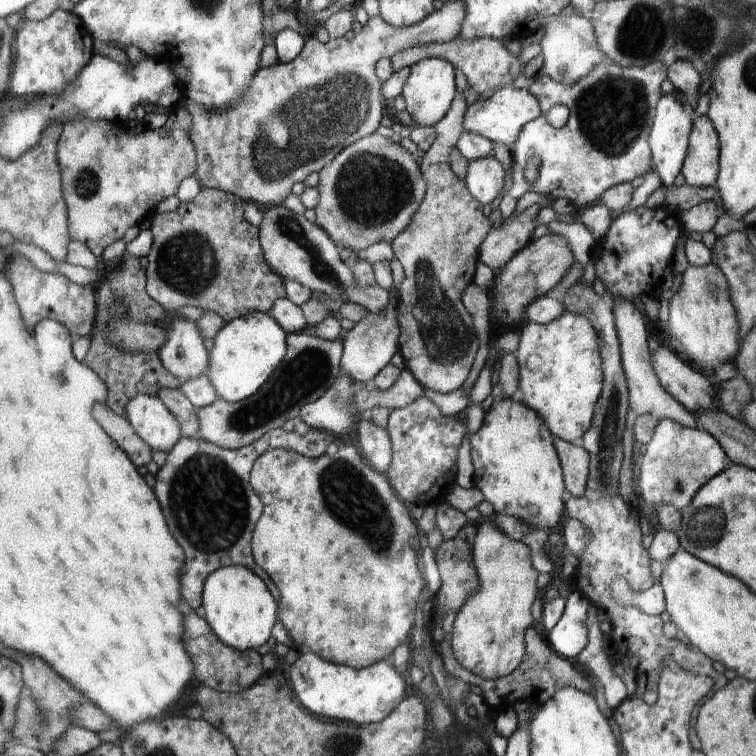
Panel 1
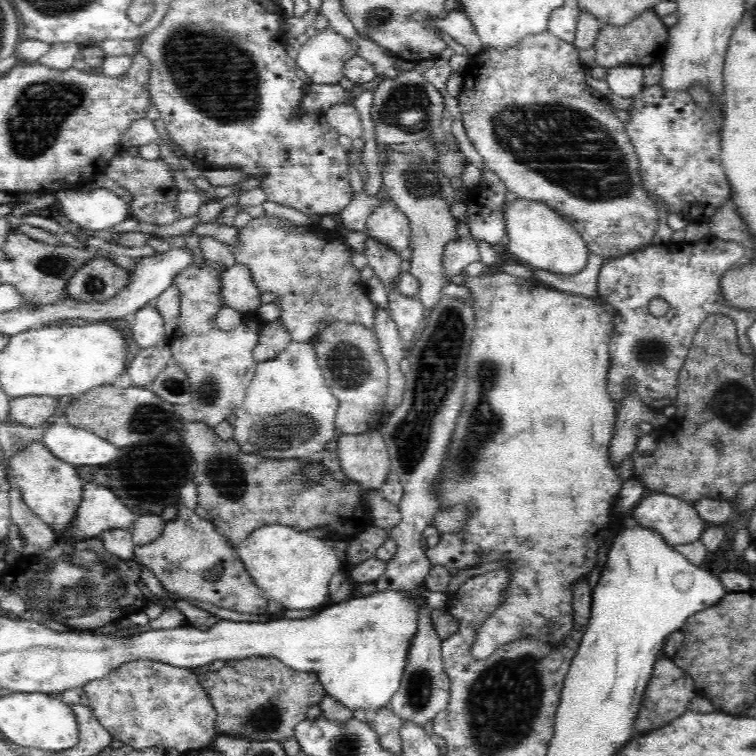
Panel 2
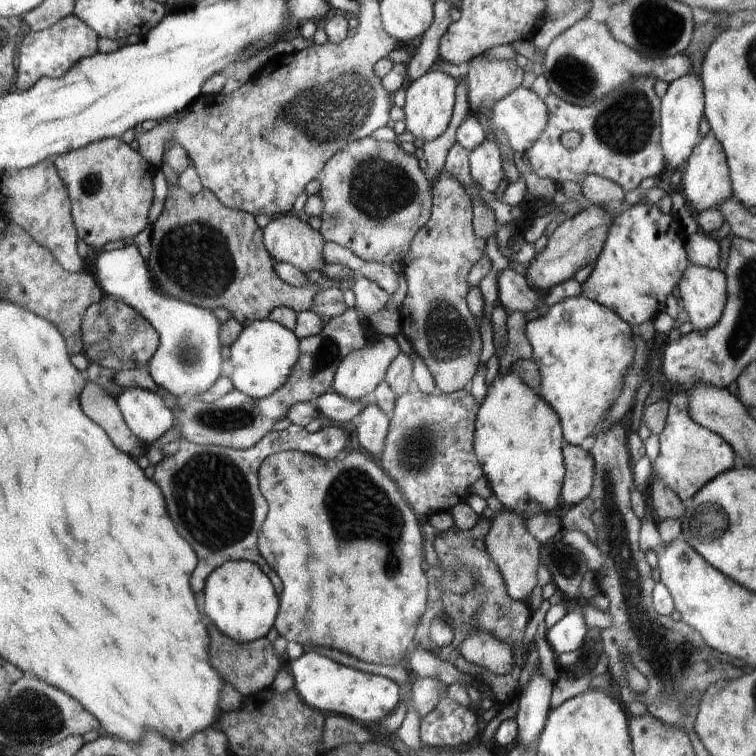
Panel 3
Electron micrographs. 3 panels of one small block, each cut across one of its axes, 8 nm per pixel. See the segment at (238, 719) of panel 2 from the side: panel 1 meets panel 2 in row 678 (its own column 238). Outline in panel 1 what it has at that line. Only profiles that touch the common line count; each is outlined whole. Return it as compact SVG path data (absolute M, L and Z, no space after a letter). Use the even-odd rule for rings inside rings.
M201 187L192 202L180 203L176 210L153 216L150 232L153 243L147 254L148 294L166 310L180 306L198 306L204 311L214 311L226 322L239 319L252 311L268 313L277 300L286 296L286 280L271 269L263 254L259 227L248 223L244 217L246 202L240 197Z

